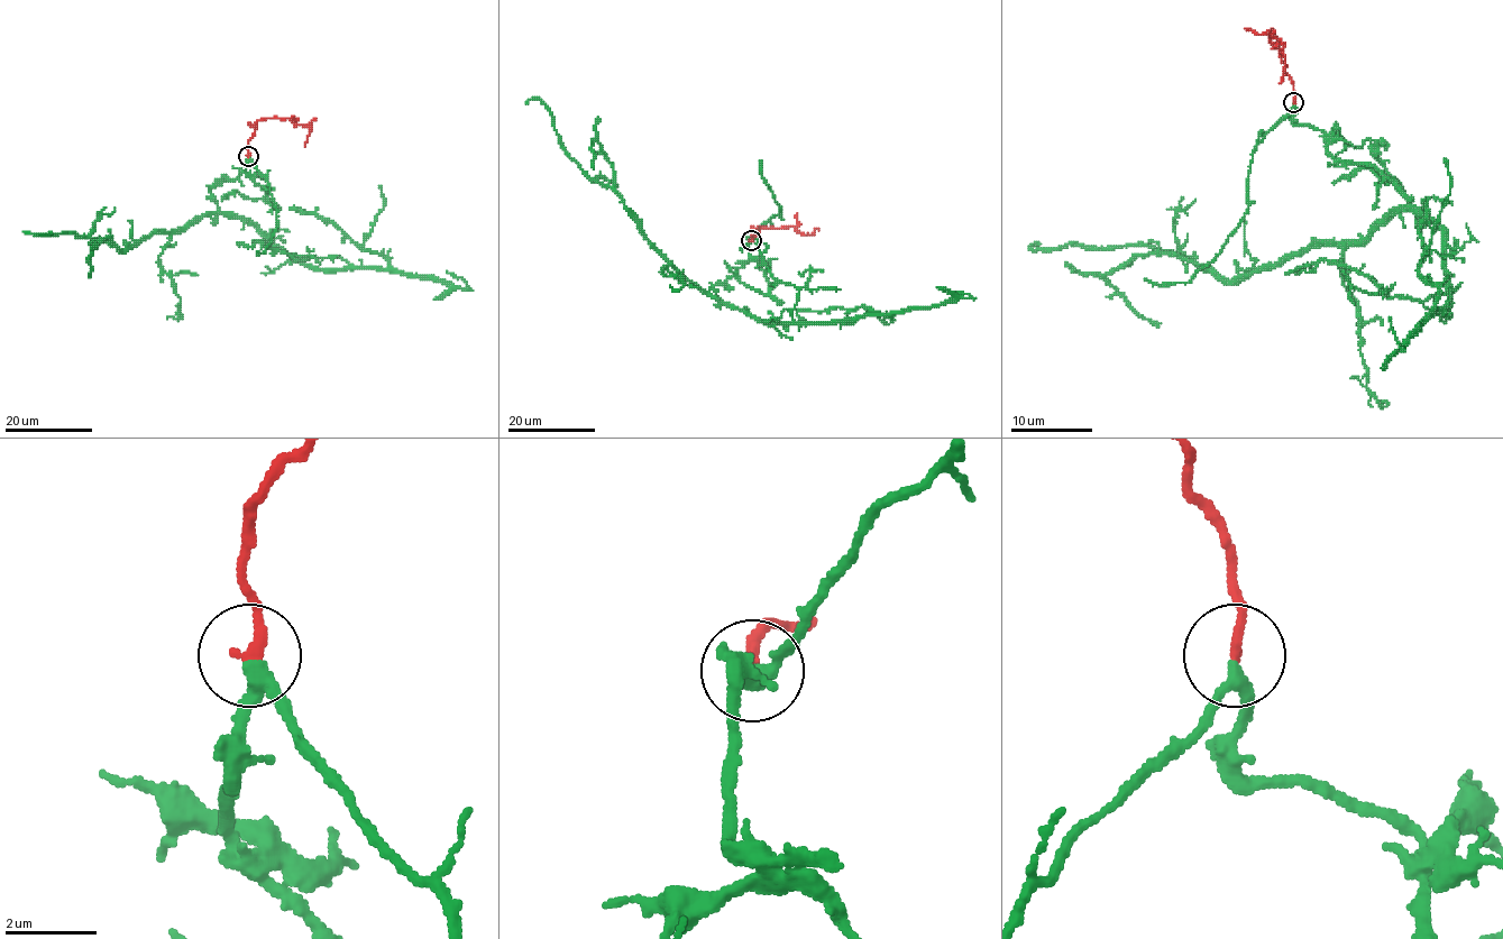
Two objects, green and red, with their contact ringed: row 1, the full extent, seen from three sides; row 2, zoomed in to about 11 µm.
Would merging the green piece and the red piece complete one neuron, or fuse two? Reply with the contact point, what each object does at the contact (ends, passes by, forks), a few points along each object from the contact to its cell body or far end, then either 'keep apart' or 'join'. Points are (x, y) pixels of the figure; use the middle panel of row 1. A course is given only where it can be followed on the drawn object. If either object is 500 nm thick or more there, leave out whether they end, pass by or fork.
place (751, 240); green passes by; red ends; course green (750, 239), (750, 259), (713, 287), (723, 303), (797, 322), (892, 315), (798, 311), (807, 324); course red (750, 239), (761, 227), (793, 226), (798, 232), (812, 236), (808, 232); join

